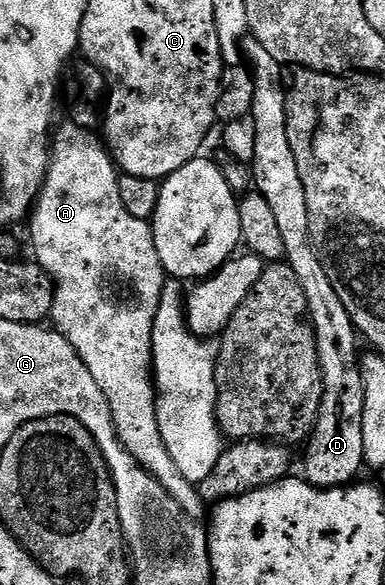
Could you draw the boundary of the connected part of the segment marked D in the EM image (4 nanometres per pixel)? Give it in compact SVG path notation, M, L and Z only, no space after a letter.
M250 36L243 40L243 57L252 77L255 79L253 104L250 118L257 124L257 152L253 163L253 186L265 200L277 219L277 230L286 246L285 262L299 277L305 292L307 313L311 327L315 329L315 343L319 357L319 371L323 373L323 399L319 419L306 443L306 481L320 488L345 486L356 481L363 461L363 413L365 412L365 384L361 369L360 335L357 333L333 280L325 272L309 232L309 208L305 204L305 188L297 172L297 160L293 160L293 148L289 148L287 127L287 92L284 67L257 39Z

